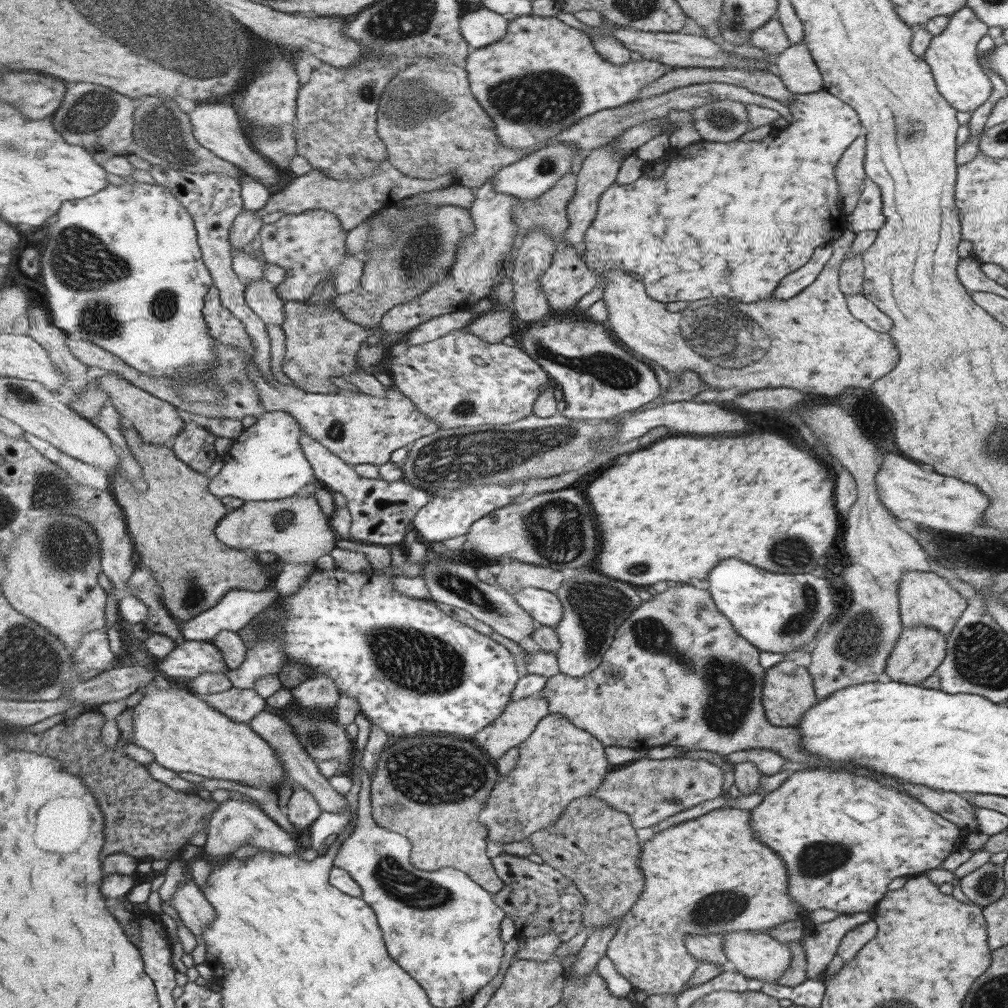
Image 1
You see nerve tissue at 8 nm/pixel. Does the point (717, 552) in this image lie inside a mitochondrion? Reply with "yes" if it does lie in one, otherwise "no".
no

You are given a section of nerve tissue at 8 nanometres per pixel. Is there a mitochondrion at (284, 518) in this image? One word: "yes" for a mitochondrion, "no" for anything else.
yes

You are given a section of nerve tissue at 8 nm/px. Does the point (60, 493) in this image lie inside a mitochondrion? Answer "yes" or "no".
yes

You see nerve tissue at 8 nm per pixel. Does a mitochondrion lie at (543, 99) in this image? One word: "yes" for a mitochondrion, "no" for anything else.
yes

